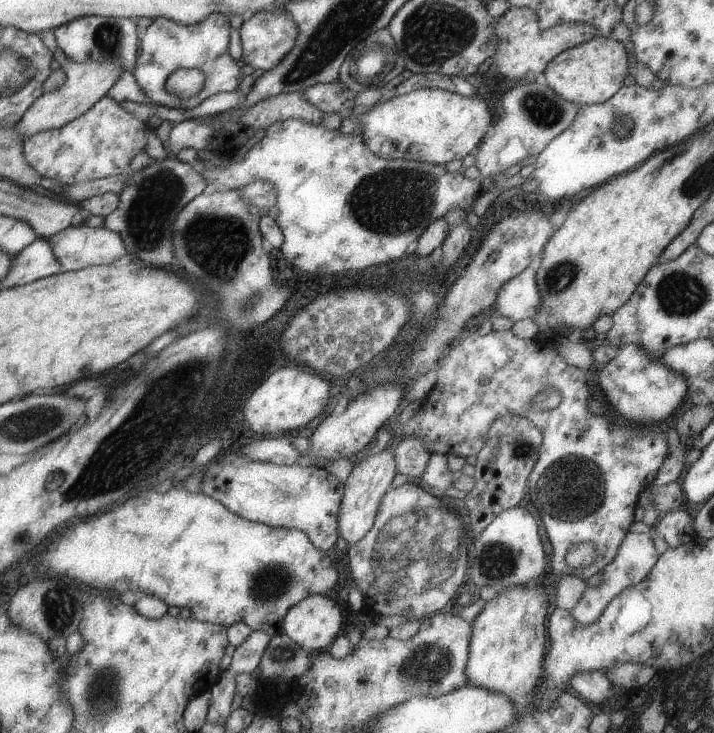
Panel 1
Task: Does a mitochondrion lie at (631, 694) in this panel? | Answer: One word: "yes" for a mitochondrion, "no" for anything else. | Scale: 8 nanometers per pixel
no

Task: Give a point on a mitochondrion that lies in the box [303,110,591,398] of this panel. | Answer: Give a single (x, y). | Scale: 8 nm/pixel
(393, 202)

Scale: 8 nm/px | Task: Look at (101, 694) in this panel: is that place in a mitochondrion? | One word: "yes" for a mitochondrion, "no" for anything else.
yes

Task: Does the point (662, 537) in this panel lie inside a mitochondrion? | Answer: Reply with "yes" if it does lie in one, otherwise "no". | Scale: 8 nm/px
no

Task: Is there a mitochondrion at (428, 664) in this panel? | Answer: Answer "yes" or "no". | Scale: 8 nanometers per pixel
yes

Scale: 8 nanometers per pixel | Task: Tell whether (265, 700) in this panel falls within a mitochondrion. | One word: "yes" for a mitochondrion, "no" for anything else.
no

